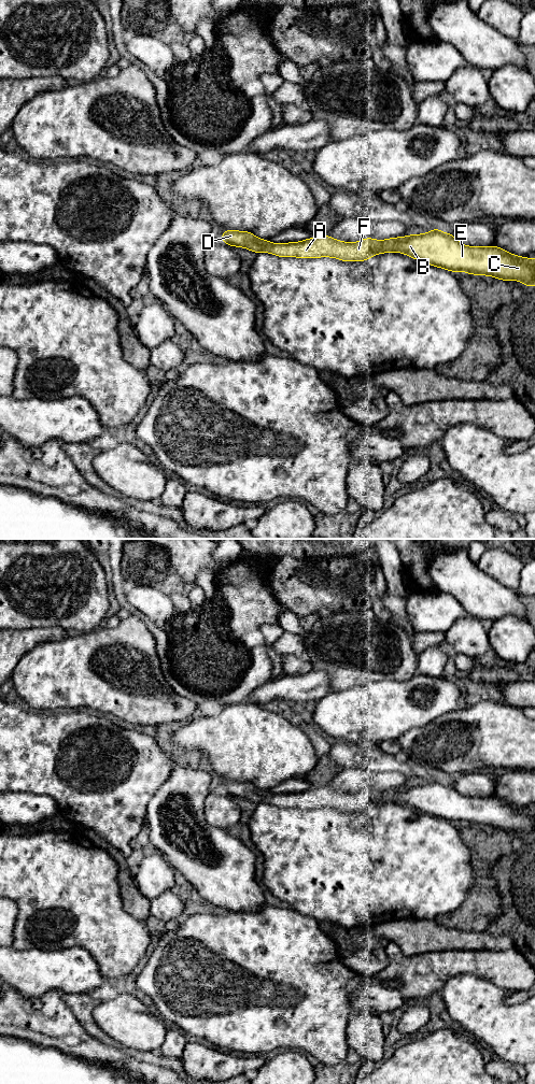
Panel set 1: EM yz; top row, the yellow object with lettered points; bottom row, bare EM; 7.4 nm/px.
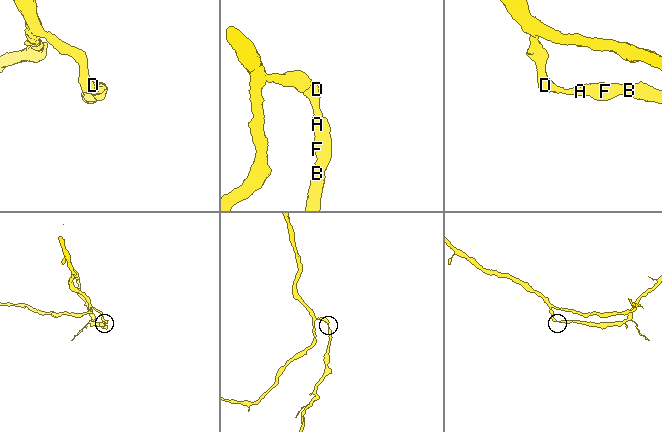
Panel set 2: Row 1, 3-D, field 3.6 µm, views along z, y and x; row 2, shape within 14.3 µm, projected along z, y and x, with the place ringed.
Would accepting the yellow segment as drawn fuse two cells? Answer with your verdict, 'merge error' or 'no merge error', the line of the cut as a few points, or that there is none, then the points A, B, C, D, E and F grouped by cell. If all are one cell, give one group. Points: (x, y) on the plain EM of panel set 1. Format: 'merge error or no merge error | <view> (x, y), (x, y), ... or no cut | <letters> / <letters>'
no merge error | no cut | A B C D E F

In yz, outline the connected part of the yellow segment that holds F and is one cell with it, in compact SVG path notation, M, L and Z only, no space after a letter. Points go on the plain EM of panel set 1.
M437 779L424 785L391 788L378 791L371 788L349 794L329 786L309 788L301 793L272 795L257 789L252 783L225 781L221 791L230 797L241 797L253 802L271 803L280 808L335 808L342 812L364 812L375 804L404 803L432 816L467 825L492 826L494 829L521 831L525 837L535 837L535 810L512 805L491 796L474 798L461 795L453 785Z

